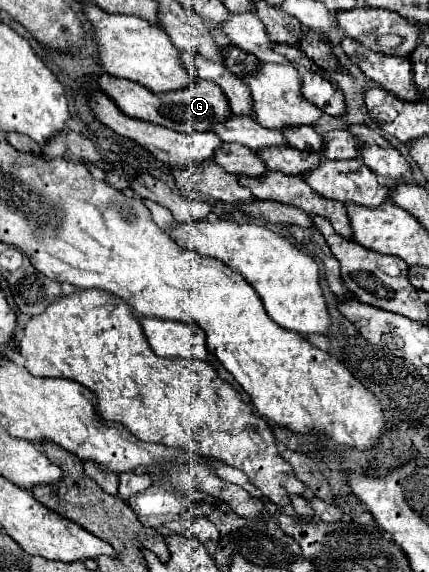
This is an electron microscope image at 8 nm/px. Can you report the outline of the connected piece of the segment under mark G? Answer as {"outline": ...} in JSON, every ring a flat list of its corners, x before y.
{"outline":[[99,75,97,83,103,93,111,95,111,99,117,103,117,107,135,119,149,121,155,125,163,125,173,131,189,133,189,131,209,131,213,123,221,123,229,117,231,109,227,105,227,99,223,97,223,91,219,91,219,85,203,79,191,81,189,87,179,89,179,91,167,91,167,93,153,93,147,87,133,83,129,79,113,77,113,75]]}

